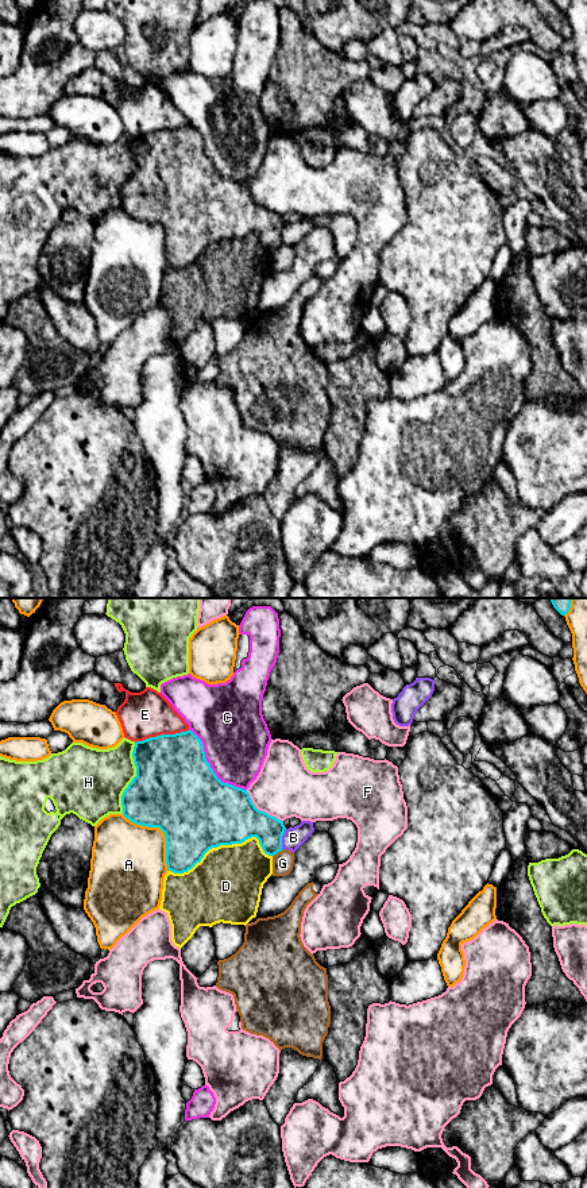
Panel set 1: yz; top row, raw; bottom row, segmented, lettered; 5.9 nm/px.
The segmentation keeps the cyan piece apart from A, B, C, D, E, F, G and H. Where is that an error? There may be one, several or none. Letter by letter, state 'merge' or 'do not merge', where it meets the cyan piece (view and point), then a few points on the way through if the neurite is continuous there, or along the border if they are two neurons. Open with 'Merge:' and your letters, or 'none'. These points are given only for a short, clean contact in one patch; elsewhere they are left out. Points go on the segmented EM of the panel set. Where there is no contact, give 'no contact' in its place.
Merge: none
A: do not merge; meets cyan in yz at (161, 829)
B: do not merge; meets cyan in yz at (281, 839)
C: do not merge; meets cyan in yz at (209, 767)
D: do not merge; meets cyan in yz at (221, 844)
E: do not merge; meets cyan in yz at (161, 735)
F: do not merge; meets cyan in yz at (259, 810)
G: do not merge; meets cyan in yz at (277, 852); border along yz (282, 849), (273, 856)
H: do not merge; meets cyan in yz at (134, 778)

